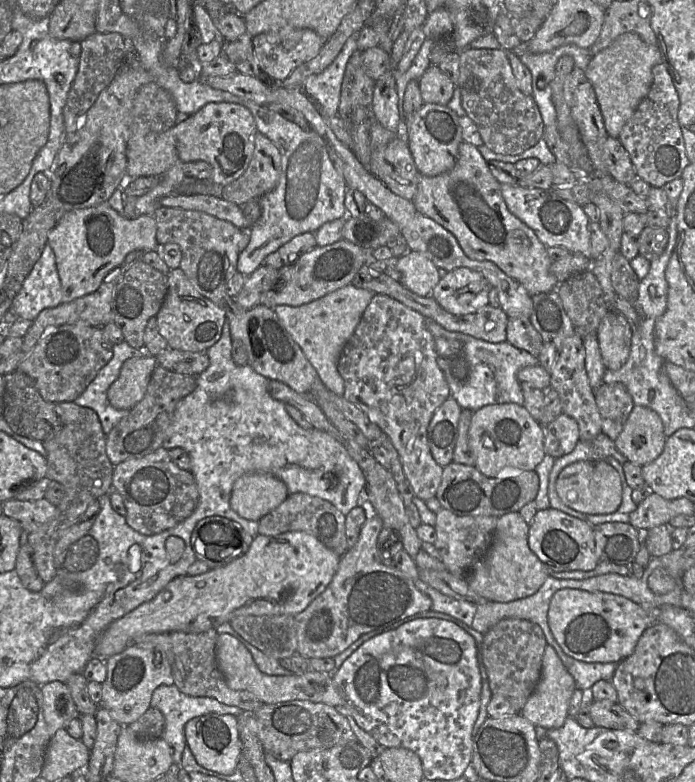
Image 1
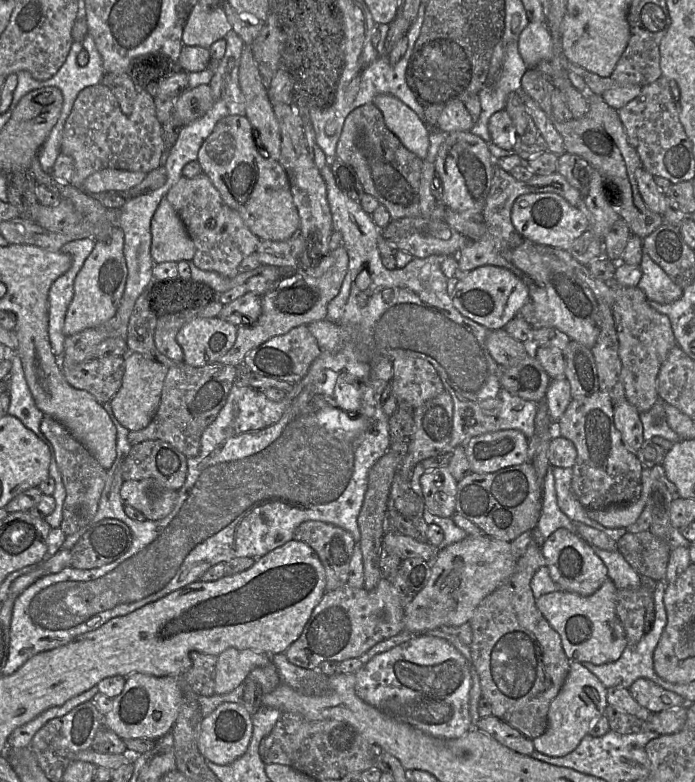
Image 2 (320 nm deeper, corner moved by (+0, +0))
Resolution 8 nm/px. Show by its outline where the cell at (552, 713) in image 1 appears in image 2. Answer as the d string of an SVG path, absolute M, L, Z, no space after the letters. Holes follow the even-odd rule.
M571 662L559 693L550 703L548 727L542 735L532 740L535 750L550 757L569 754L588 734L594 721L604 714L607 705L607 688L583 664Z

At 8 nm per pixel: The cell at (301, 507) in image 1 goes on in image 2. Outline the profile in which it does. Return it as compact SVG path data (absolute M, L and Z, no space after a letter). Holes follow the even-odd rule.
M306 521L295 530L294 540L302 541L316 551L326 573L326 592L347 585L350 563L356 544L351 533L333 524L321 521Z

